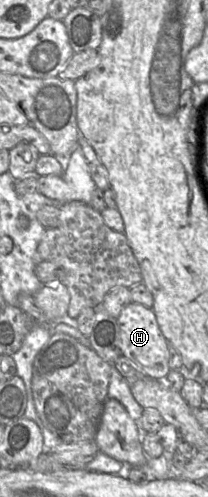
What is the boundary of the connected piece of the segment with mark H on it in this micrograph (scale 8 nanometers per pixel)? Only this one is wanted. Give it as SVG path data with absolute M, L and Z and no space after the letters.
M131 302L116 318L119 329L119 349L121 355L130 359L143 373L159 380L170 371L170 344L163 335L152 308Z

